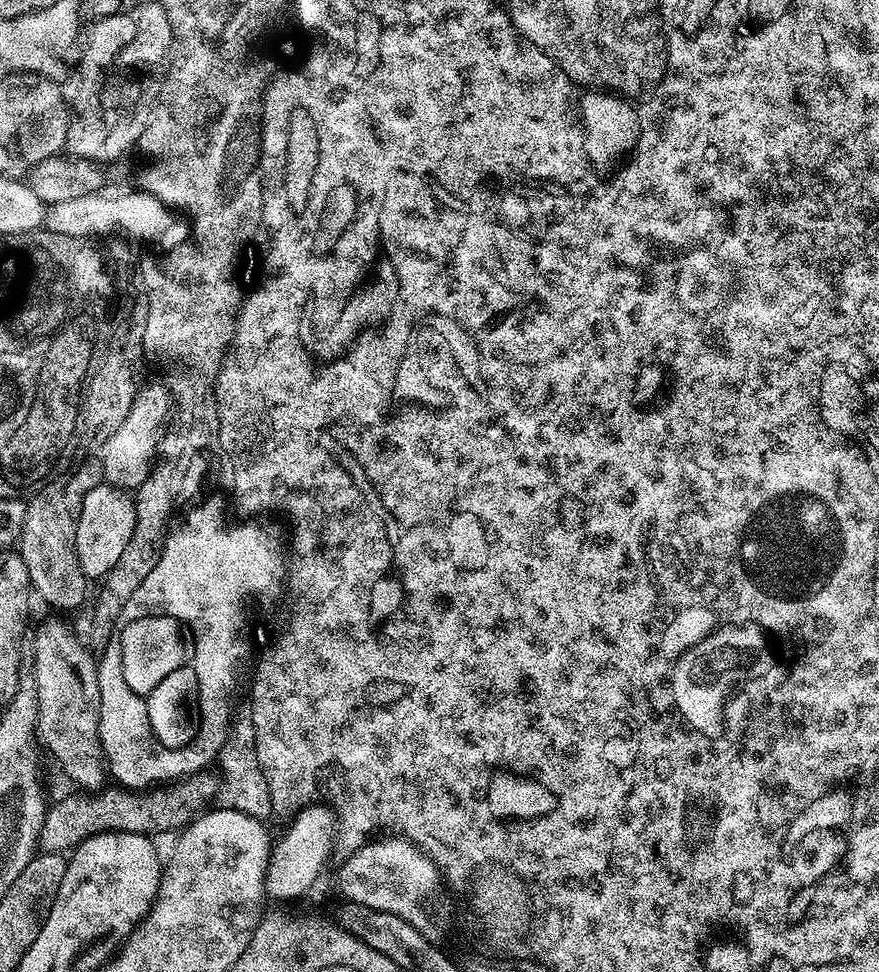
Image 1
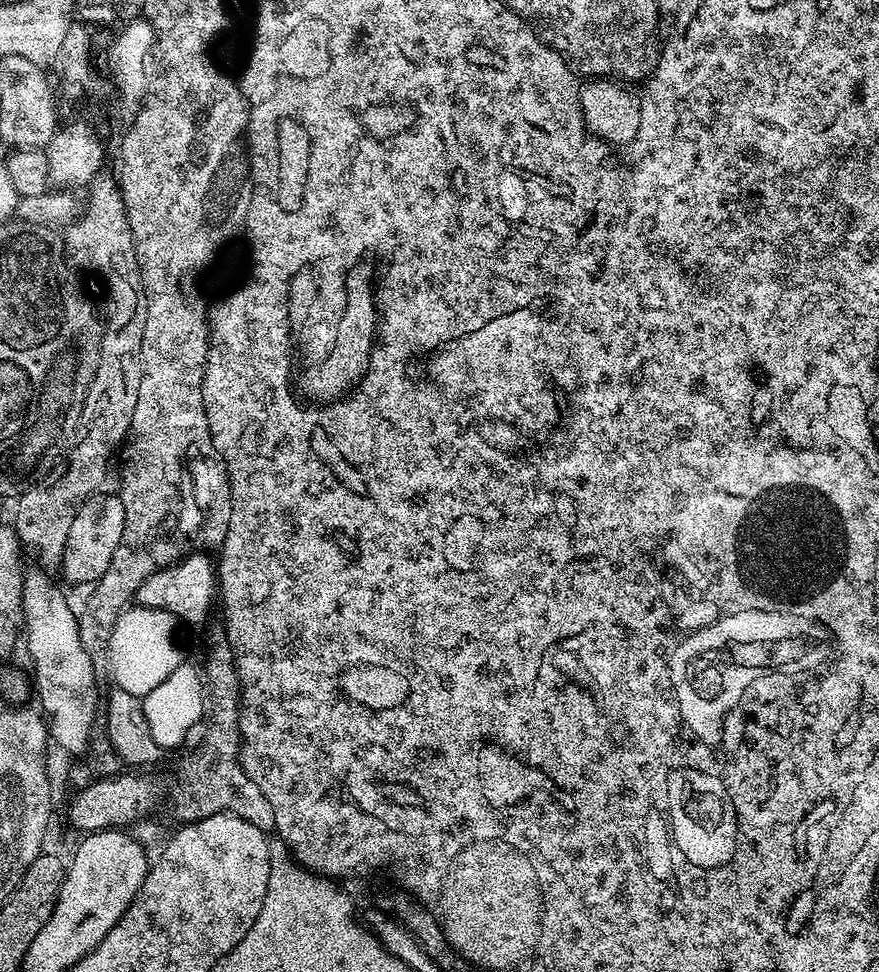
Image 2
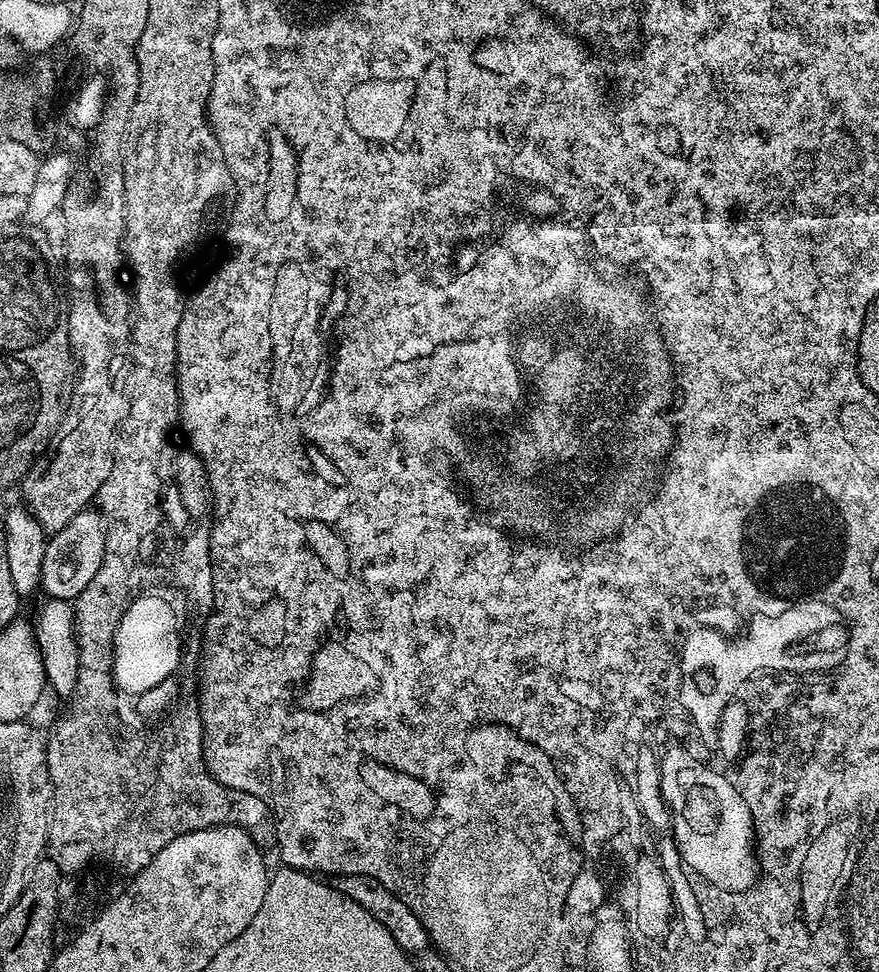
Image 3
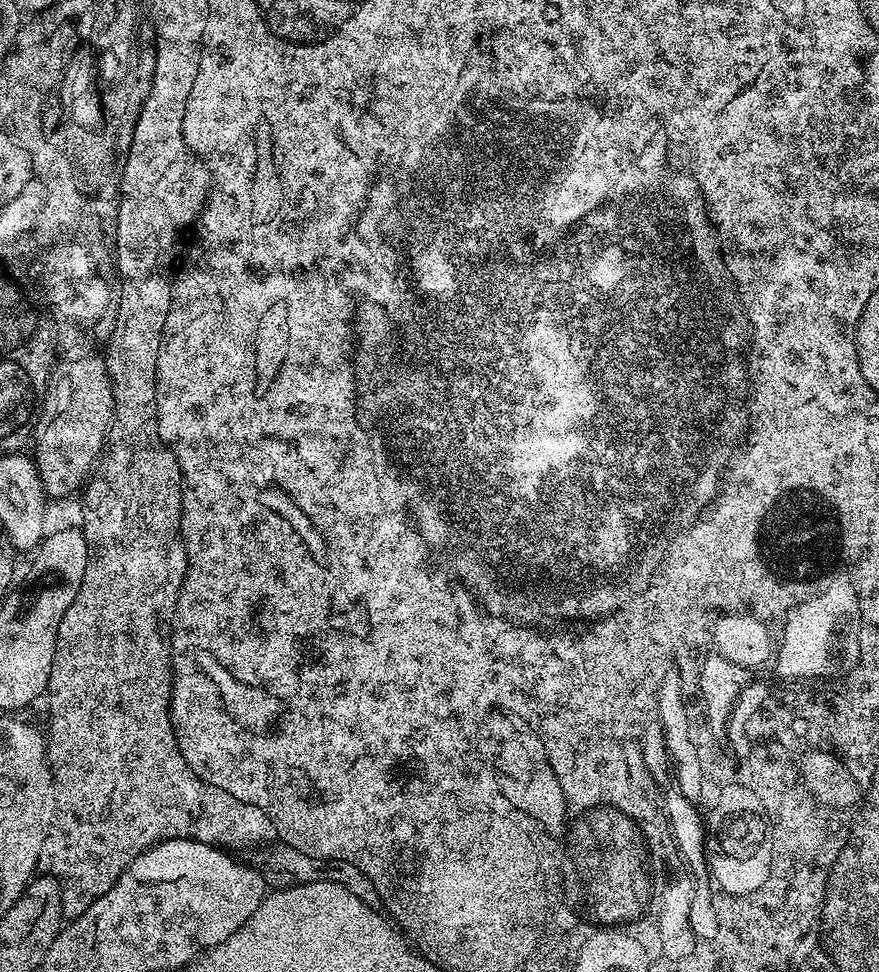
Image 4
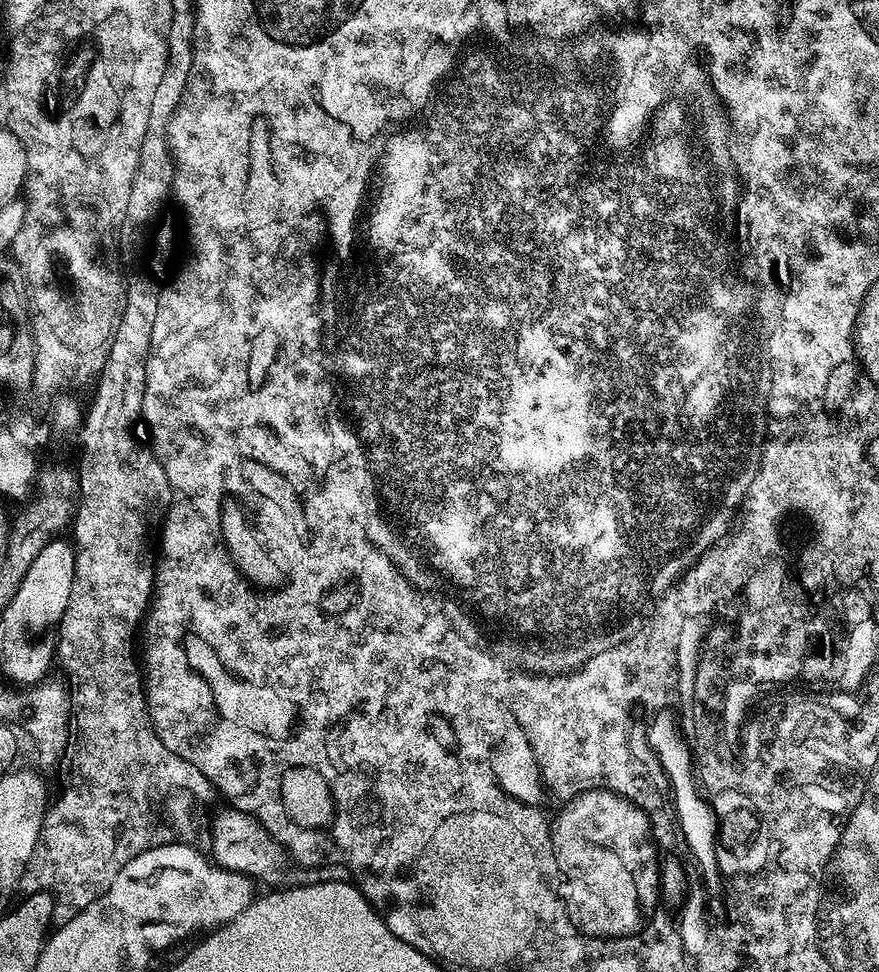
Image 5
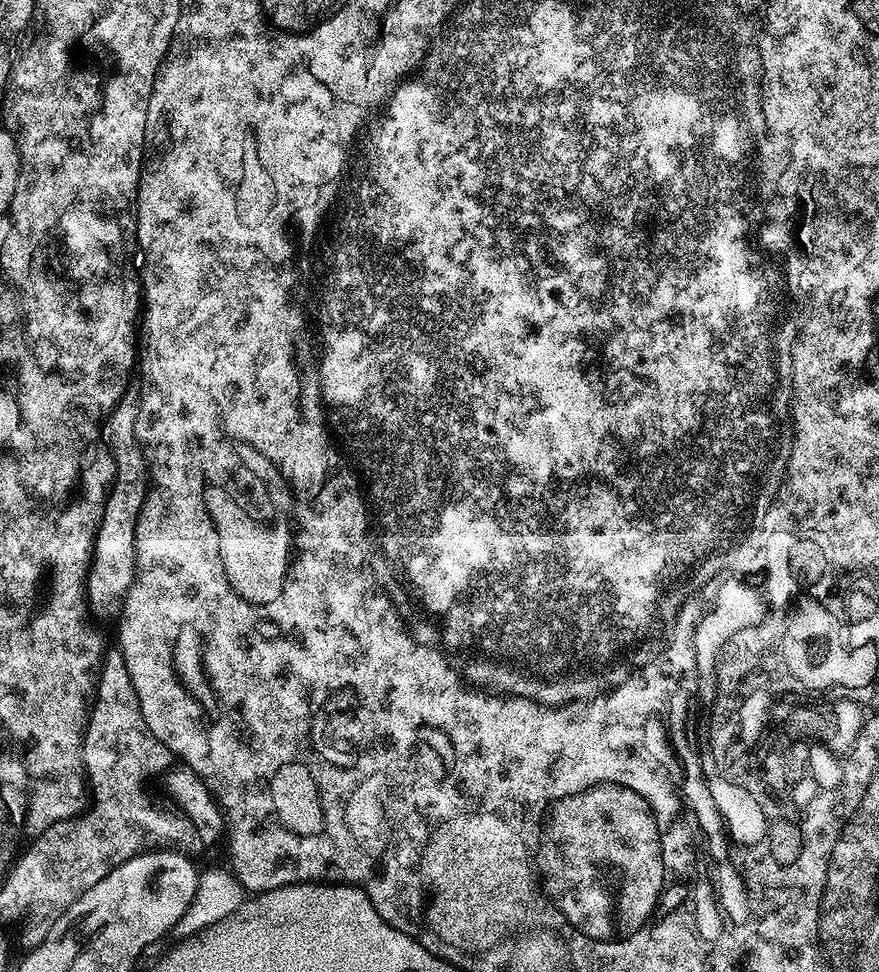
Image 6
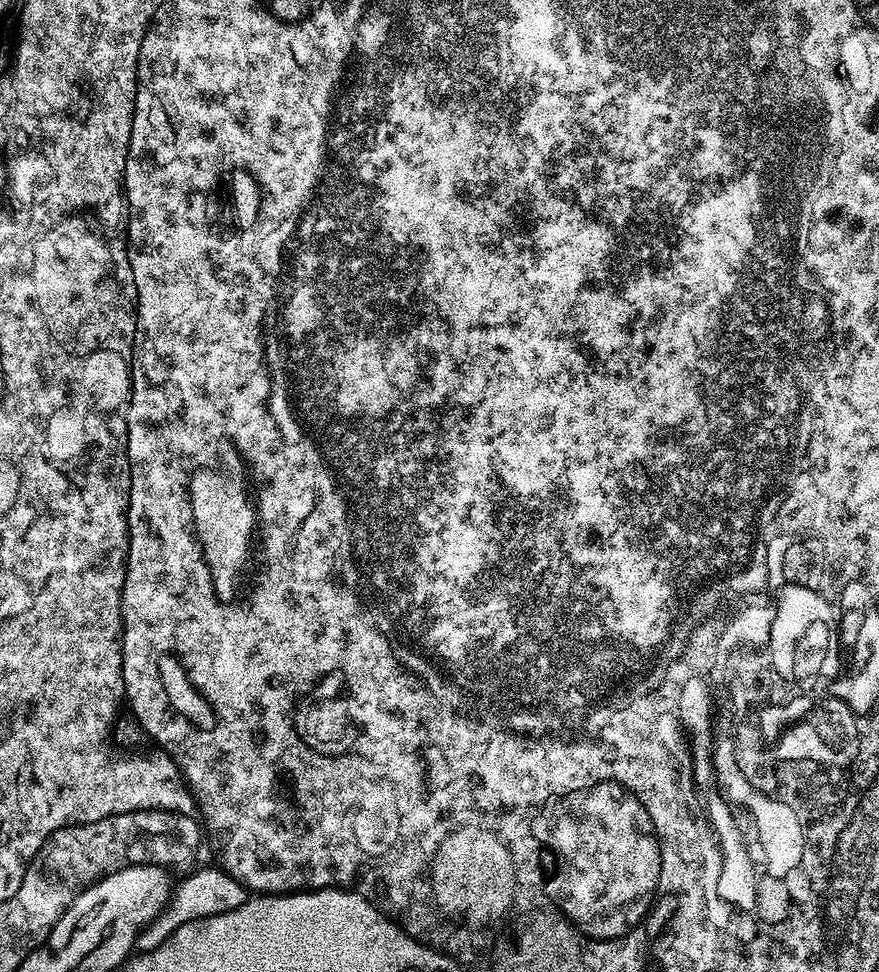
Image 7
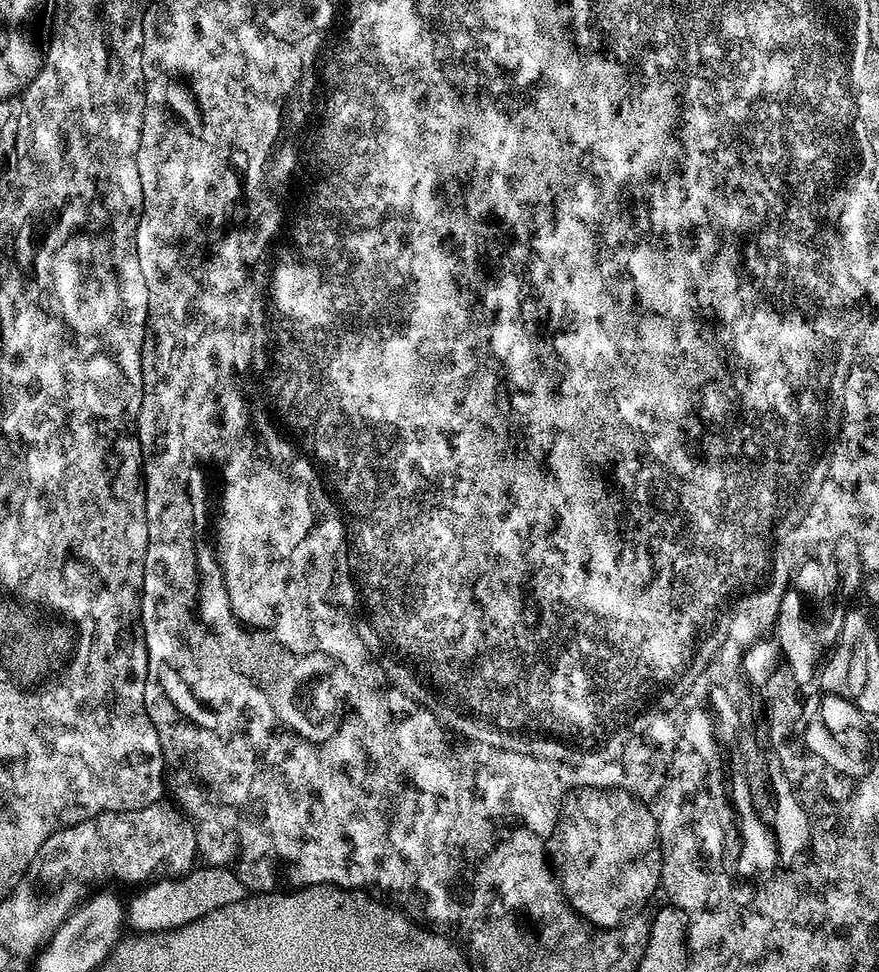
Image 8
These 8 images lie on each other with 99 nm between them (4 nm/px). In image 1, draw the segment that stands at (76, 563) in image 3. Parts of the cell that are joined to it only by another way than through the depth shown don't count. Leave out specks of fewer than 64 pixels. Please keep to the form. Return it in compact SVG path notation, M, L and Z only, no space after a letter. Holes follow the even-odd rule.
M101 482L86 494L76 527L78 562L84 576L104 578L112 571L118 558L122 558L122 550L126 550L126 542L130 542L130 534L134 534L135 521L136 502L125 489Z

